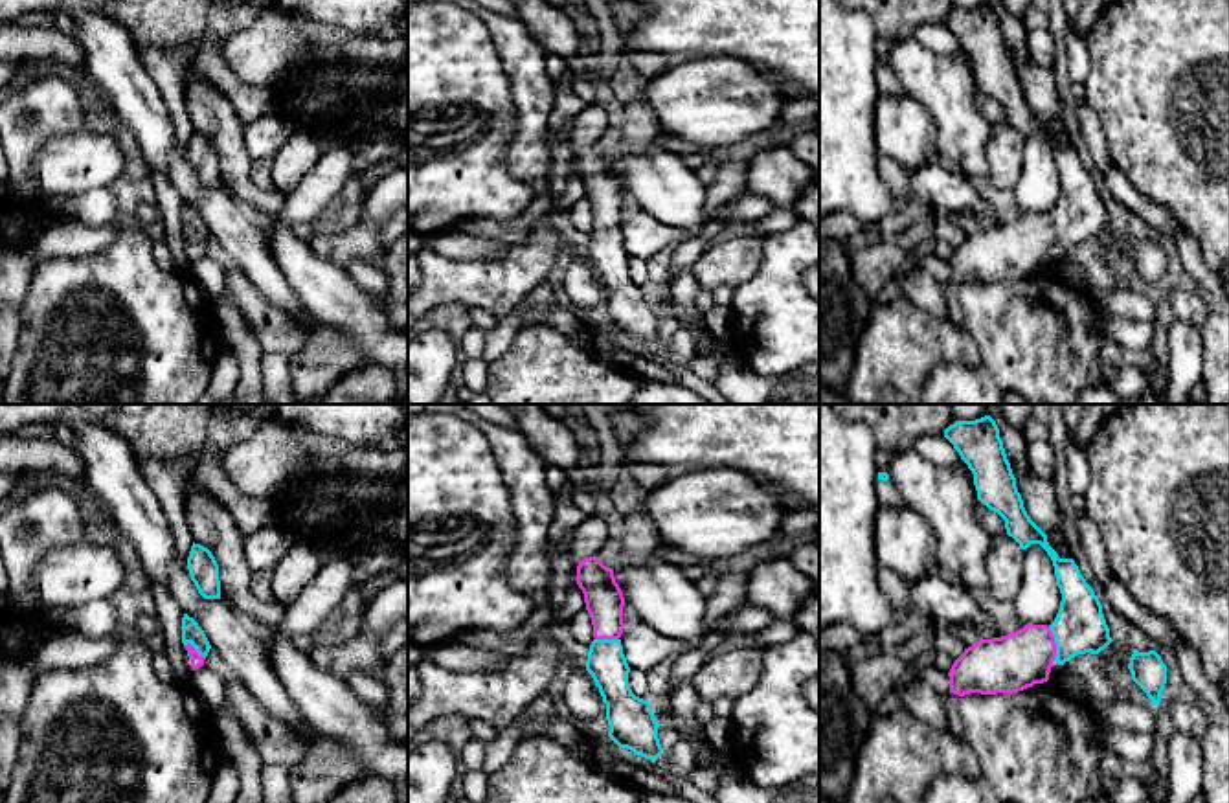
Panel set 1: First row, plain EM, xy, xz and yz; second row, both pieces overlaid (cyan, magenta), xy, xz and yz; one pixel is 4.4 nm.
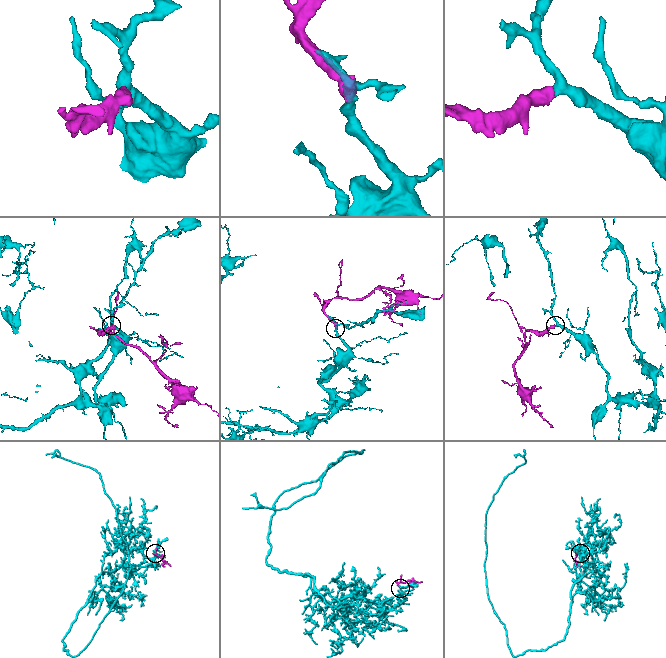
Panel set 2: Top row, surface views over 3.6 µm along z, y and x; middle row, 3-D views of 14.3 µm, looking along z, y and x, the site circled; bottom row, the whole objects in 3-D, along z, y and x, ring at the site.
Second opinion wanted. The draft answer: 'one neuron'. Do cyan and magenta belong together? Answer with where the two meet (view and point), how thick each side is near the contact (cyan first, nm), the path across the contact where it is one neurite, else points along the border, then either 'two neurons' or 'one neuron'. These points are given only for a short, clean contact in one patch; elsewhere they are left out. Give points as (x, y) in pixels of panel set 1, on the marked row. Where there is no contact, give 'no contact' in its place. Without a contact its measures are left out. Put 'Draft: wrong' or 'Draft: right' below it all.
contact yz (1055, 642); calibres 220 and 260 nm; way yz (1079, 627), (1055, 642), (1037, 645), (1009, 664); one neuron
Draft: right

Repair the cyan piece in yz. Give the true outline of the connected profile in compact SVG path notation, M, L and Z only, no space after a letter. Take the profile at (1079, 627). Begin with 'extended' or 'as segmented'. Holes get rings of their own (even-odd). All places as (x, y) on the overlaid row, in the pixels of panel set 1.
extended; M990 415L975 421L955 421L944 430L944 437L972 470L977 500L1005 520L1007 535L1012 537L1021 549L1027 549L1031 544L1040 544L1047 551L1054 566L1056 586L1062 594L1058 614L1049 627L1027 623L1016 632L992 639L981 638L977 643L964 649L948 673L950 693L959 696L970 693L1018 693L1034 684L1047 682L1054 662L1064 665L1078 654L1099 654L1104 650L1113 639L1110 638L1102 605L1082 577L1075 560L1060 559L1049 546L1047 535L1027 515L996 421Z

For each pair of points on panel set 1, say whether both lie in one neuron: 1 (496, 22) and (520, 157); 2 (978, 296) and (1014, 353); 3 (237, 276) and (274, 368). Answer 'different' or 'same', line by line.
1: same
2: same
3: same

